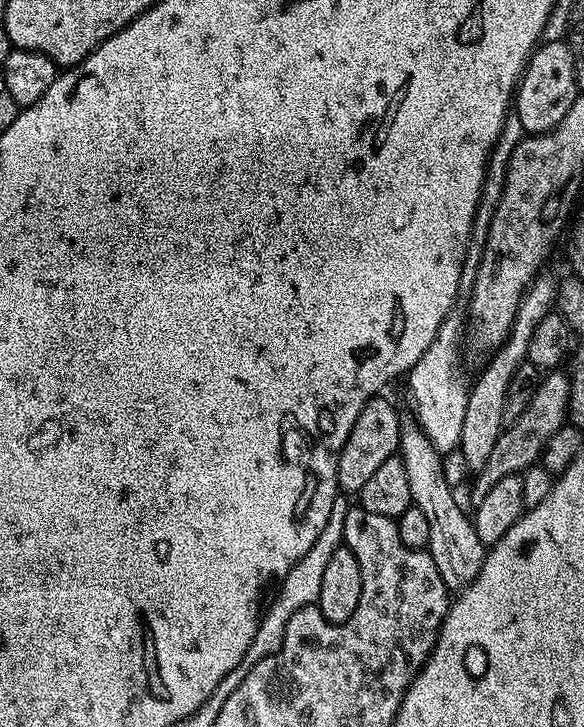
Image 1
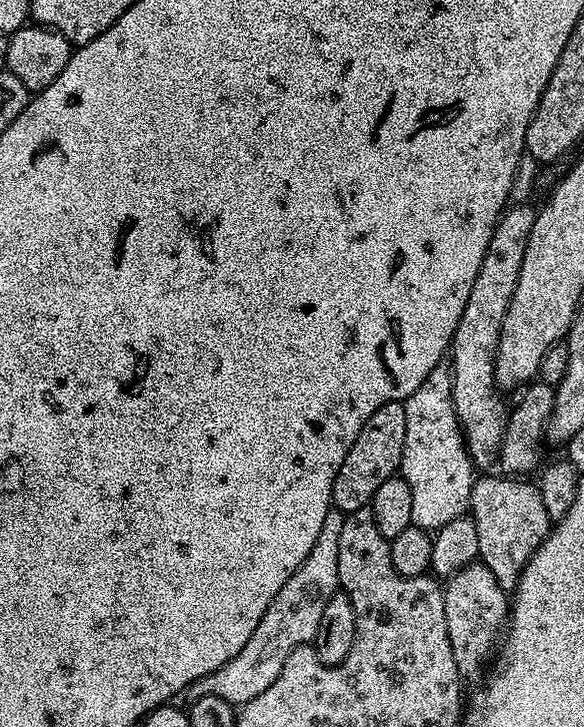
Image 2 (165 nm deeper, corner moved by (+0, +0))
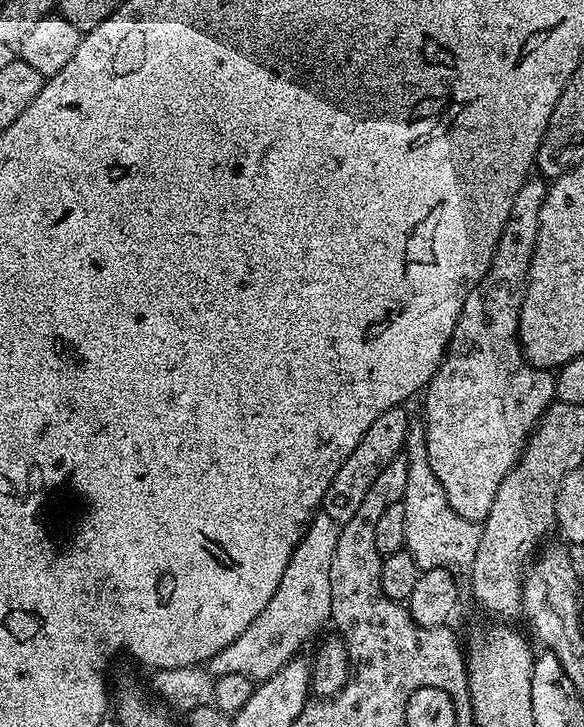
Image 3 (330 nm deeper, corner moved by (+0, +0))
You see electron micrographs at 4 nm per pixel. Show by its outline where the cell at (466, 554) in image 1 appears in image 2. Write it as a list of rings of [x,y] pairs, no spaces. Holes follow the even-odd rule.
[[[479,562],[468,564],[460,572],[447,577],[443,589],[450,650],[454,650],[454,662],[461,677],[465,681],[472,680],[479,674],[480,667],[482,672],[489,663],[490,653],[497,647],[505,631],[510,611],[510,596],[506,589],[498,586],[498,578],[490,574],[488,567]]]

